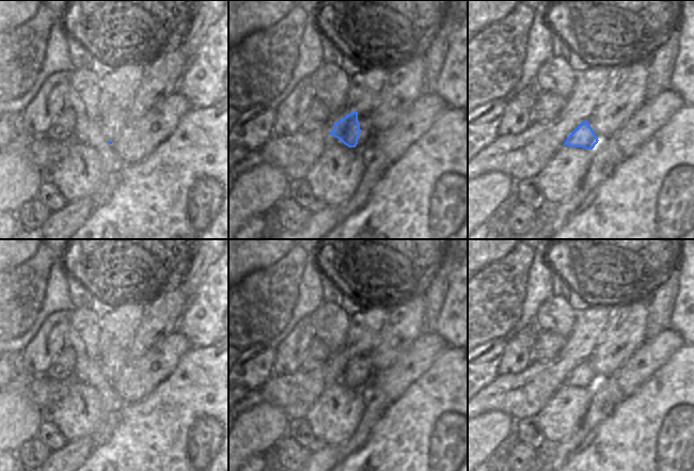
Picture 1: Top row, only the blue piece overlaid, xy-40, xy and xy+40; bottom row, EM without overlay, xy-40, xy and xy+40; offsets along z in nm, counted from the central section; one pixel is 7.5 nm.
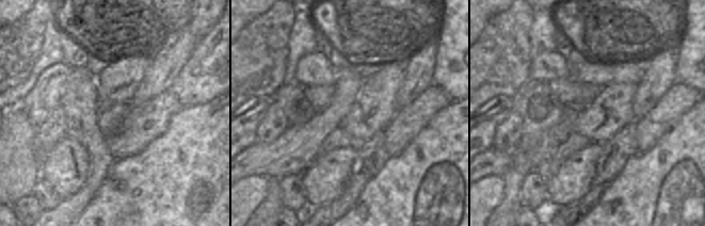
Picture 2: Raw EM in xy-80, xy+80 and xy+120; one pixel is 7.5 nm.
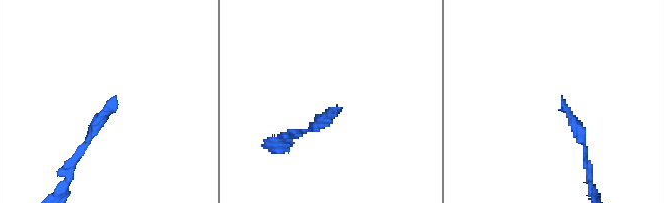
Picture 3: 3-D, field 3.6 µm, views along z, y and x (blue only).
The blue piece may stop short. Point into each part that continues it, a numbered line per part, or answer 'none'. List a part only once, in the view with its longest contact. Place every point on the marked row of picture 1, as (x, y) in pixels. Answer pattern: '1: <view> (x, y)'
1: xy-40 (111, 122)

